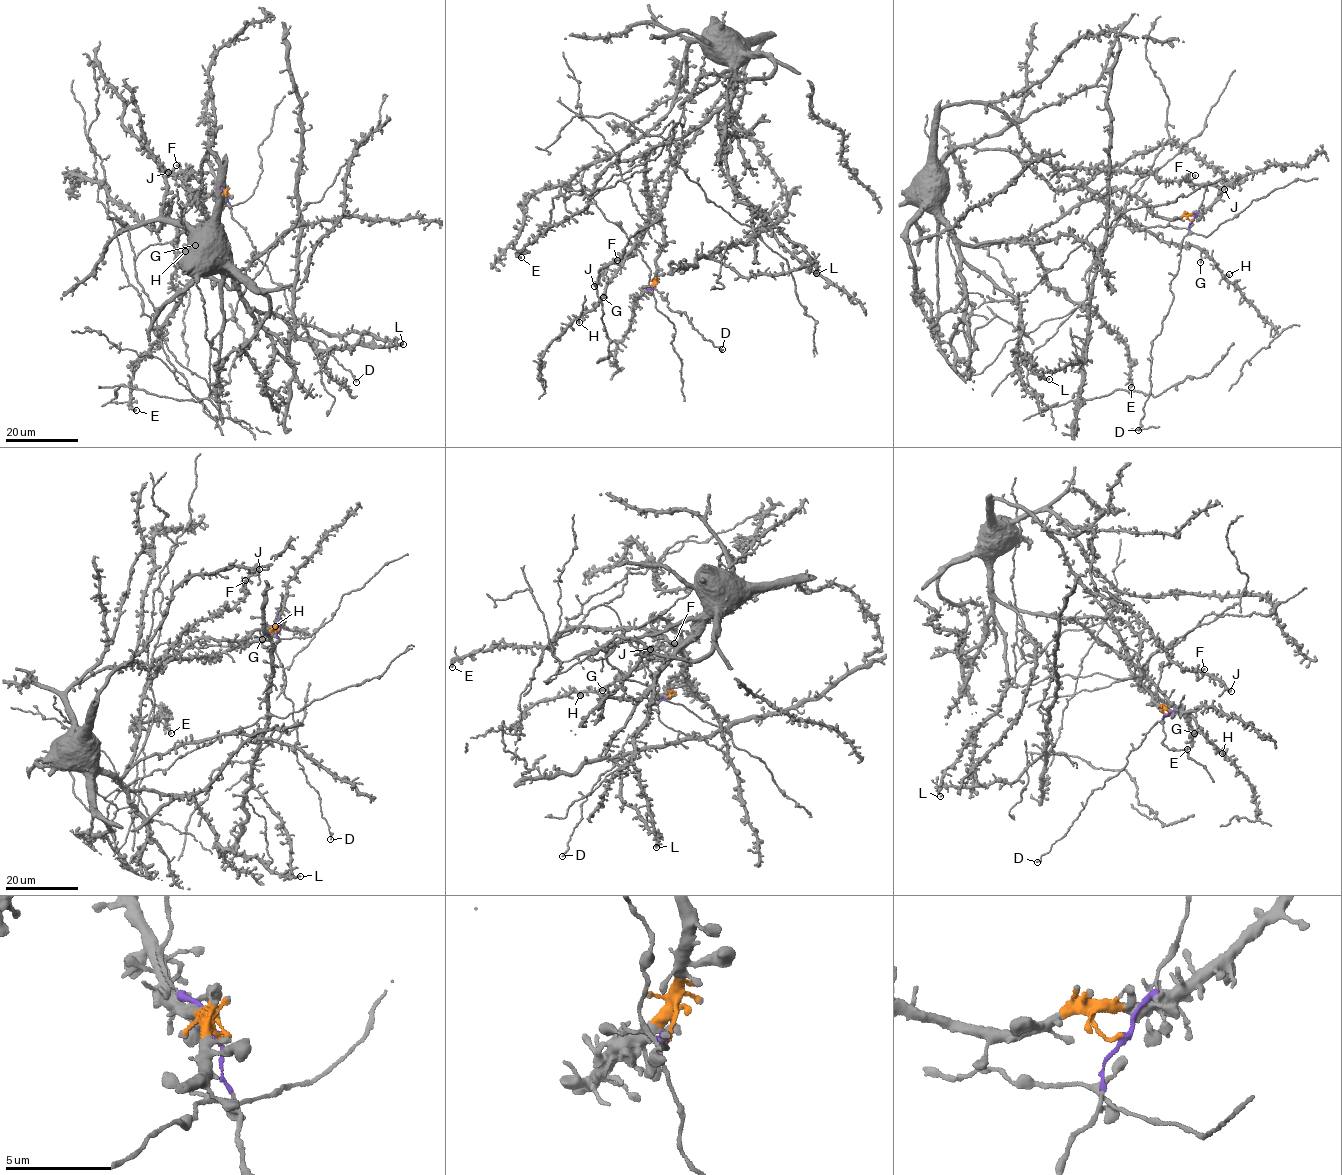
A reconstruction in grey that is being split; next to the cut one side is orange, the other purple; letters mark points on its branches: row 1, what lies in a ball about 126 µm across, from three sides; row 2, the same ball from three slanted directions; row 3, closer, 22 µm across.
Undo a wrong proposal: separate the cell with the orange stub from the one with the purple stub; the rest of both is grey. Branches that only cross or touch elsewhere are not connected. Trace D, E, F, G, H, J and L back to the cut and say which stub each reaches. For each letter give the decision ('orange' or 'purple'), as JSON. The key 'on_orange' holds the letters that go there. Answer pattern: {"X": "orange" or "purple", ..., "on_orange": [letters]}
{"D": "purple", "E": "orange", "F": "orange", "G": "orange", "H": "orange", "J": "orange", "L": "orange", "on_orange": ["E", "F", "G", "H", "J", "L"]}

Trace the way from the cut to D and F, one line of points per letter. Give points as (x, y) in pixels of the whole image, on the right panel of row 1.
D: (1192, 219), (1182, 241), (1177, 273), (1170, 282), (1173, 301), (1152, 341), (1151, 387), (1138, 430)
F: (1191, 219), (1110, 190), (1028, 236), (971, 247), (938, 206), (939, 112), (995, 108), (1056, 168), (1195, 175)

